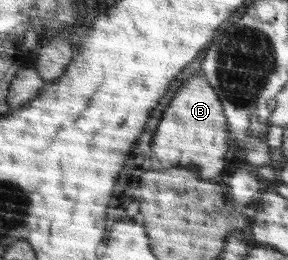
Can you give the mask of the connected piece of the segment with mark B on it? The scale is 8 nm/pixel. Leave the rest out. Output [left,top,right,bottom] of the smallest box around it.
[151,76,229,179]

